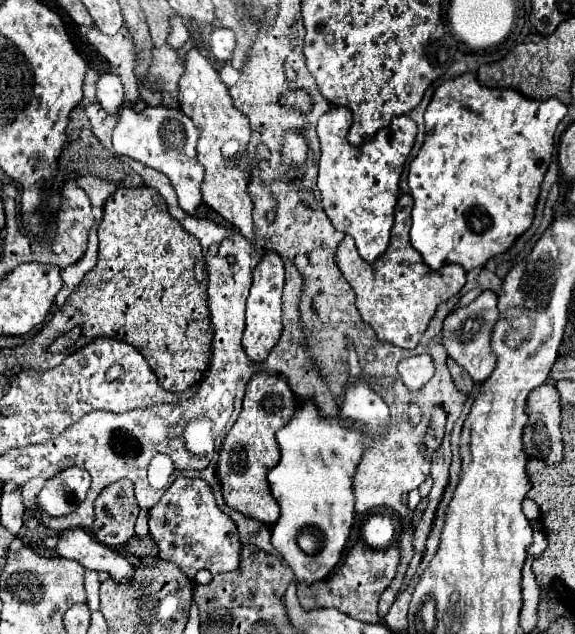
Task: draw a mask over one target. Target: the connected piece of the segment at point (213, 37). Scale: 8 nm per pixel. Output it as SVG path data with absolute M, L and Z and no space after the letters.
M216 27L212 33L210 33L210 51L214 53L214 57L218 61L228 61L232 59L232 53L234 53L234 47L236 47L236 37L230 29L224 29L224 27Z

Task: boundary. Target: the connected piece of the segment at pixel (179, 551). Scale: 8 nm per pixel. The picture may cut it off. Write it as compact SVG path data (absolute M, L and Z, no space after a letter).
M176 477L162 499L150 509L148 529L160 549L158 557L176 563L188 579L194 579L200 569L208 569L212 575L218 575L238 567L242 545L236 525L218 509L208 483L202 479Z

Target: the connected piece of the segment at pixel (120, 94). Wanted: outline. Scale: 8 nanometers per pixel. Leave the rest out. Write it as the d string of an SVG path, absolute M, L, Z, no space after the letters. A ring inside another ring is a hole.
M104 73L104 75L100 75L96 89L98 89L96 99L104 107L104 111L110 115L116 115L124 101L124 89L122 89L120 79L112 73Z

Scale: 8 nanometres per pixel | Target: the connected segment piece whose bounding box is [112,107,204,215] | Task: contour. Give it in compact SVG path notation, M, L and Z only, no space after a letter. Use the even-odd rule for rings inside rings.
M124 107L118 115L118 125L112 133L112 145L118 155L132 157L152 169L162 171L176 195L178 205L188 213L194 215L202 203L202 179L204 167L198 165L196 159L196 141L200 137L198 127L188 119L180 109L166 109L166 107L146 107L142 113L134 113L130 107Z

